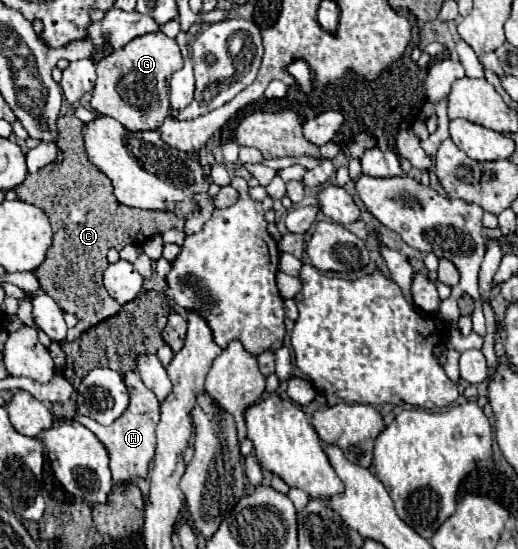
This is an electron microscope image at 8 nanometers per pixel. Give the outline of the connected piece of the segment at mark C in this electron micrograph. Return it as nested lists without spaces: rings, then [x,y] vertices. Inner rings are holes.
[[[65,113],[57,119],[59,123],[59,153],[57,159],[37,173],[31,173],[23,185],[17,187],[21,201],[43,209],[49,215],[53,227],[53,245],[47,259],[35,271],[41,289],[55,299],[55,303],[73,313],[79,323],[69,329],[67,341],[75,341],[83,331],[97,325],[99,321],[119,313],[121,305],[109,297],[103,287],[103,271],[107,265],[107,251],[121,251],[125,245],[143,247],[147,239],[169,229],[181,229],[183,221],[173,213],[143,211],[121,205],[115,195],[111,181],[91,165],[83,145],[83,121],[73,113]]]

